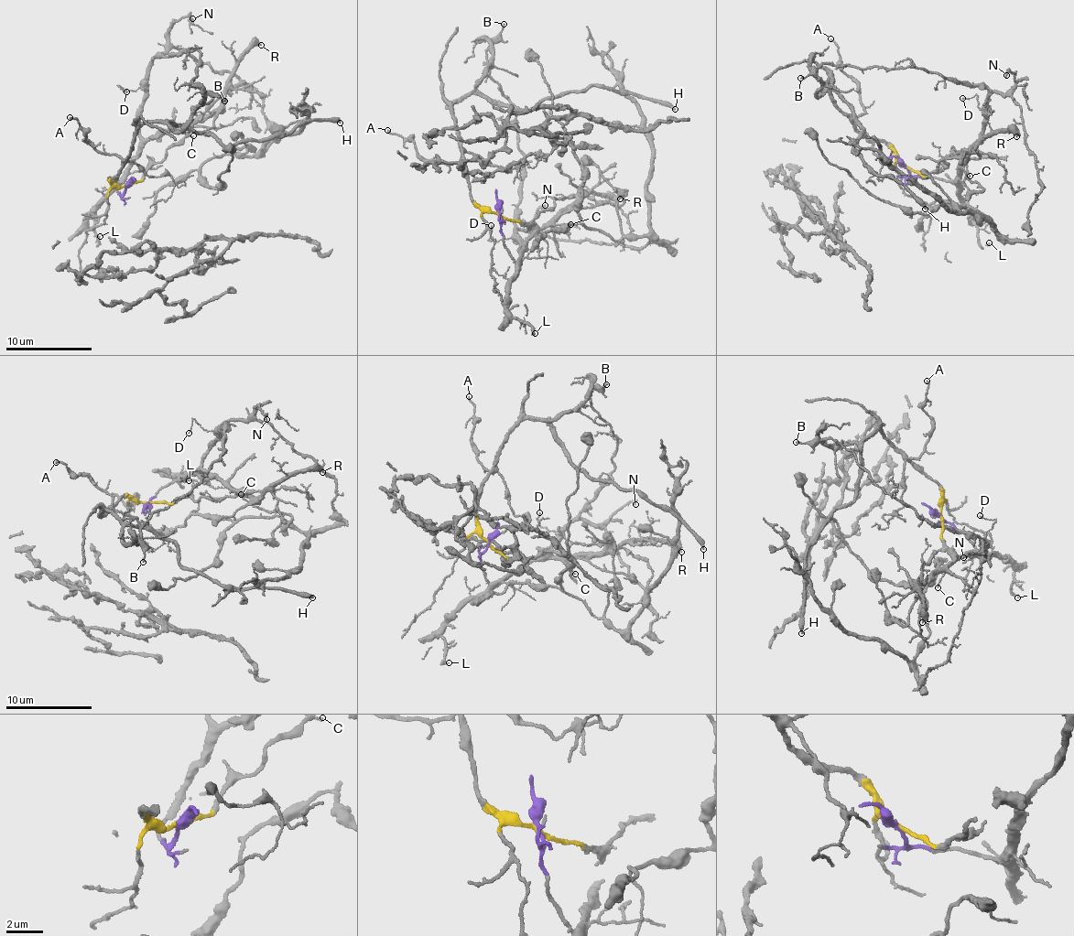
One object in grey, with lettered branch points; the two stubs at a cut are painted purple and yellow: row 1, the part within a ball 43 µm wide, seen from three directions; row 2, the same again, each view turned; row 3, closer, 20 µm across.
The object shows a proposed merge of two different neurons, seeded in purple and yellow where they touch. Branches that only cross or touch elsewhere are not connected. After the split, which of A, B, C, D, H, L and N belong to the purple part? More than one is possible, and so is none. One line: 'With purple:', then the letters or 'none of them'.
With purple: B, C, D, L, N

